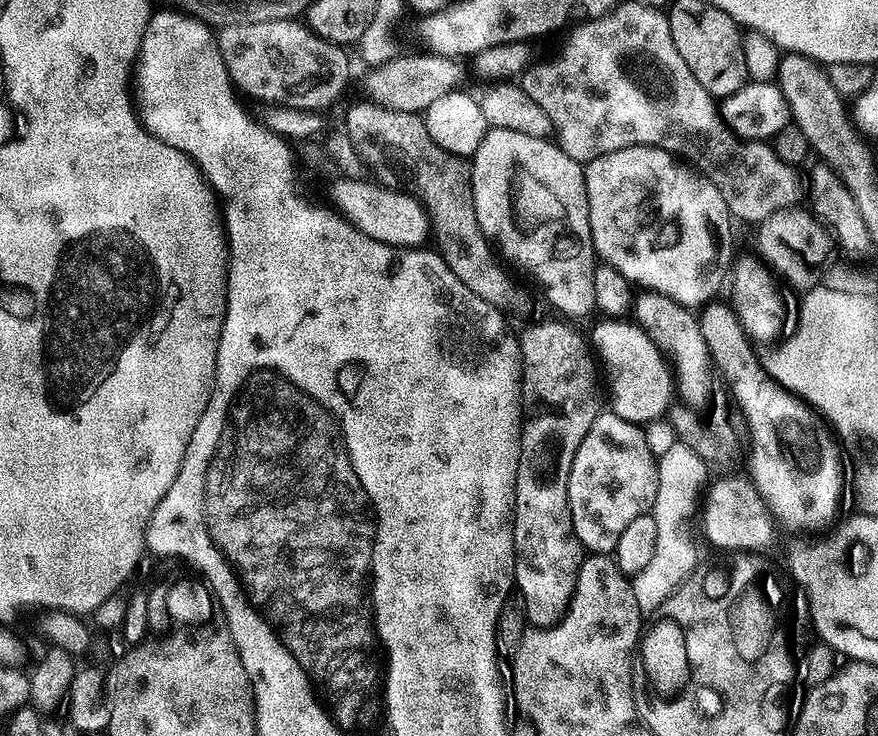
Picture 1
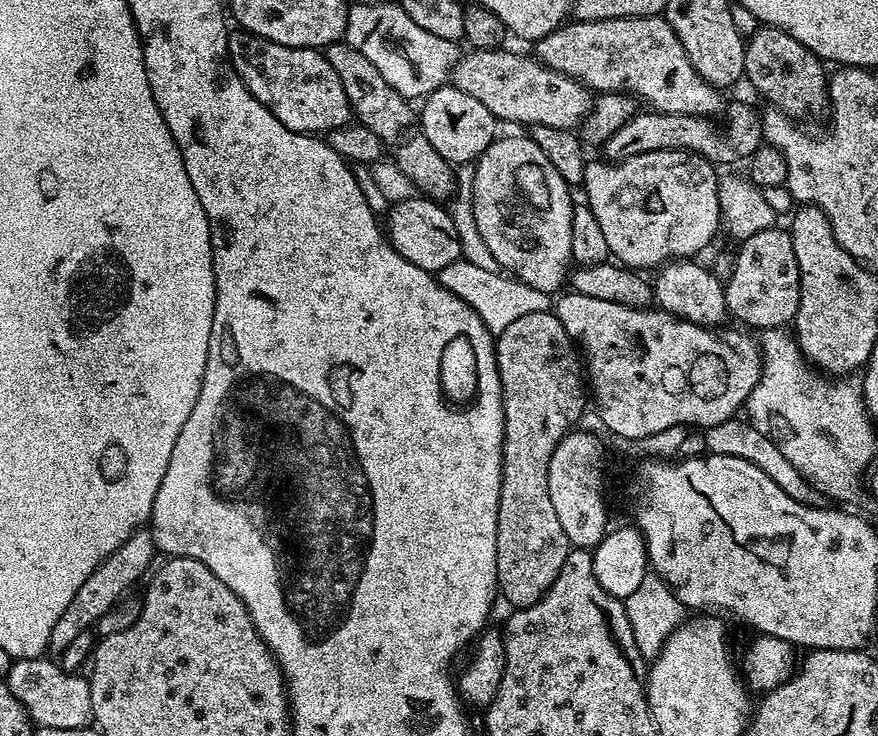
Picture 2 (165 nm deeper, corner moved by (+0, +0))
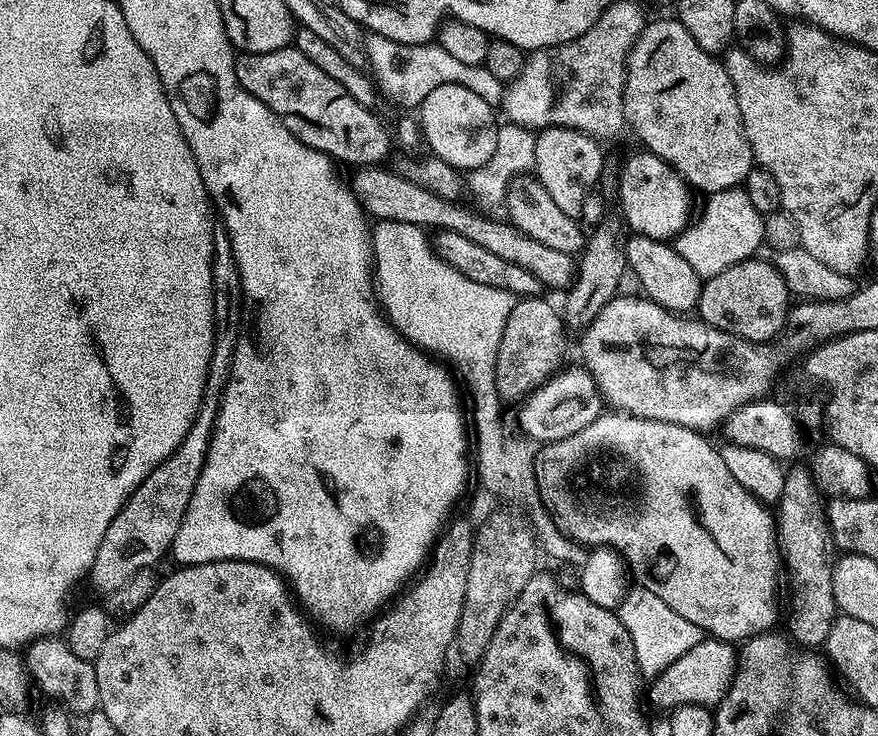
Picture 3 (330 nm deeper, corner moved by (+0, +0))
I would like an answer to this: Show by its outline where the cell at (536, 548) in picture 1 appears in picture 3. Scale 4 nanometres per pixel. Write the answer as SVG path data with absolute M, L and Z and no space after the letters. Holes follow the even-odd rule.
M517 299L514 310L510 310L510 318L506 318L506 330L502 330L502 342L498 346L496 363L496 390L501 401L523 401L535 388L542 387L547 380L551 380L561 371L565 363L566 321L550 301L540 299Z

